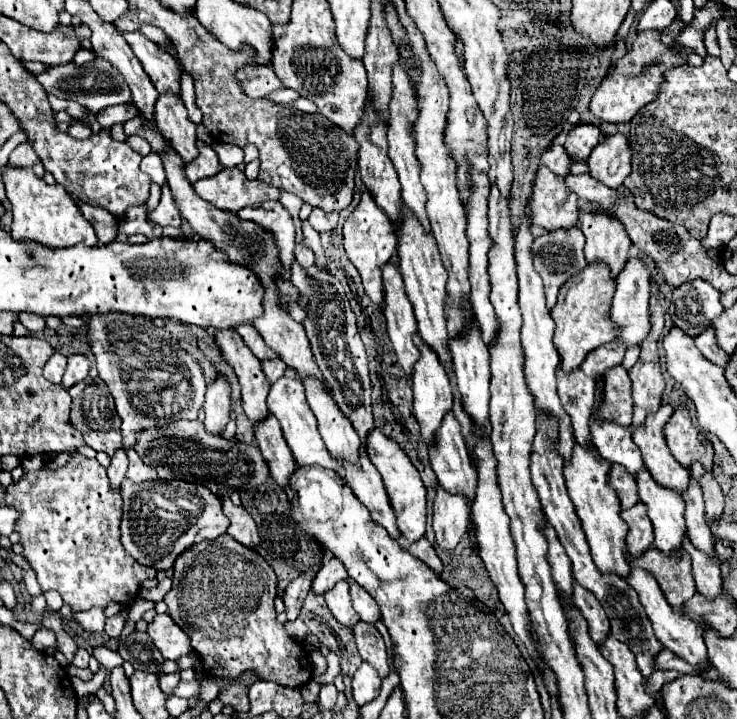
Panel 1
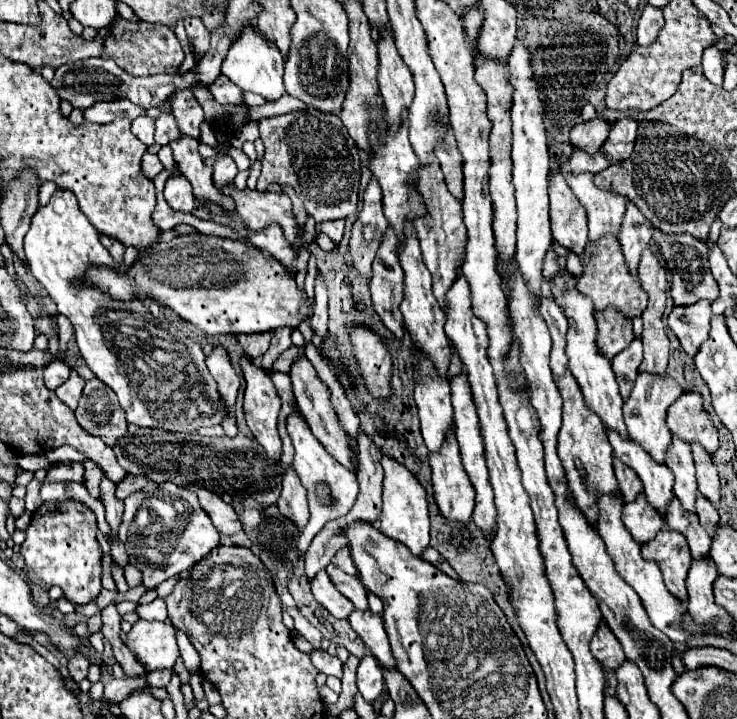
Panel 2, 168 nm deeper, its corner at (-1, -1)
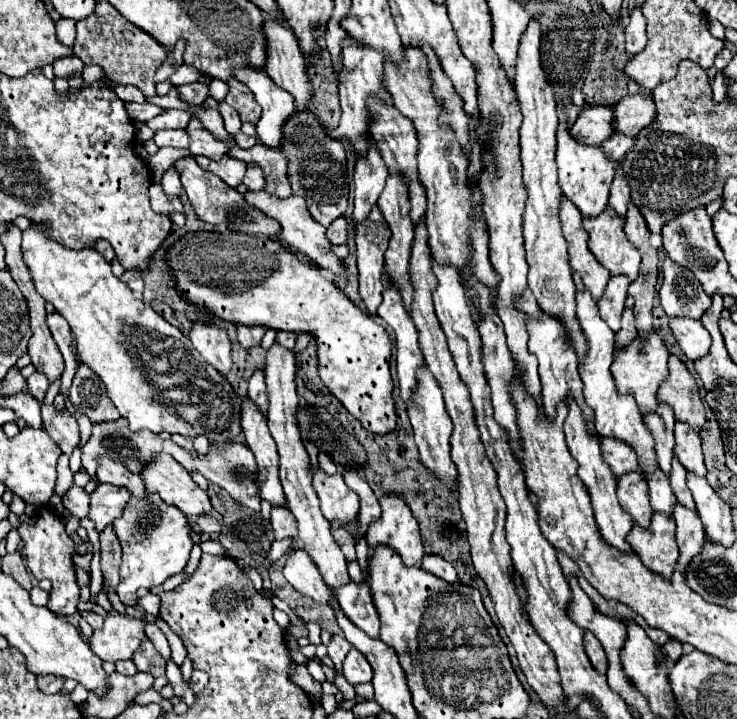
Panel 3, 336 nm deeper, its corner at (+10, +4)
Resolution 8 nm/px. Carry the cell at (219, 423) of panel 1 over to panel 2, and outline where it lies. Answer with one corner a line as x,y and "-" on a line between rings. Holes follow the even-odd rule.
214,345
212,353
206,357
206,365
218,383
218,391
224,403
228,403
228,407
234,407
236,393
240,389
240,377
232,367
228,351
222,345

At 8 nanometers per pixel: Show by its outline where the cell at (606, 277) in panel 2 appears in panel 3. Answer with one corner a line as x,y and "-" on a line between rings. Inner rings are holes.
611,208
599,214
599,218
583,218
583,228
589,234
589,250
603,264
611,276
625,274
631,282
637,280
641,256
637,248
627,240
621,218

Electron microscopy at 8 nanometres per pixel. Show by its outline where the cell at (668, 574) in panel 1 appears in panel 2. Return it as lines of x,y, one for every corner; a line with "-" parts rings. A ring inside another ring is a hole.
672,529
660,531
652,541
642,545
642,557
658,563
664,583
674,597
678,597
680,601
688,599
684,579
688,575
692,557
684,535

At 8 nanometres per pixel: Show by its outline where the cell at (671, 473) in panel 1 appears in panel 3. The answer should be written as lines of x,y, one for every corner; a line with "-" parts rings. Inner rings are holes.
653,332
645,342
635,338
631,346
627,346
621,352
615,352
613,356
615,356
615,360
613,360
613,366
611,366
611,374
613,374
613,380
615,380
617,392
619,394
631,394
635,398
641,414
649,414
649,410
655,410
657,408
655,394
657,394
661,382
669,376
669,372
667,372
669,352
667,352
663,340

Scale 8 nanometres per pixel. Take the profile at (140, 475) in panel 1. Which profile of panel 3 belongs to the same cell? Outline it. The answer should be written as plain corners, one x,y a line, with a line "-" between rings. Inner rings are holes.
99,484
91,494
91,510
89,518
95,522
97,532
101,532
107,524
111,524
123,512
129,502
129,492
125,488
113,484

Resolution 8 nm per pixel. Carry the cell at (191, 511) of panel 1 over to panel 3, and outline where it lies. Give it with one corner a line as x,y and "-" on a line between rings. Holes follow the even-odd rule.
145,494
145,498
129,498
129,506
125,506
123,514
113,522
113,530
123,548
123,562
121,562
121,584
117,594
123,604
135,606
137,590
139,588
153,588
161,586
169,576
181,572
193,548
191,540
191,524
181,510
161,502
157,494

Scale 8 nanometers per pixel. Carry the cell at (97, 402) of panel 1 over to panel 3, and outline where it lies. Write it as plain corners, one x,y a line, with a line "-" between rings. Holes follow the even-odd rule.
81,364
75,372
69,400
77,408
77,412
85,414
93,424
119,420
119,412
107,396
101,378
85,364

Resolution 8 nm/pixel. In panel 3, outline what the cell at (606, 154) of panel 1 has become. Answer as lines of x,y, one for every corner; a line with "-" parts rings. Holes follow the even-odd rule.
631,94
625,96
619,104
613,106
615,118
613,128
617,134
635,136
641,128
645,128
655,116
655,104
651,94

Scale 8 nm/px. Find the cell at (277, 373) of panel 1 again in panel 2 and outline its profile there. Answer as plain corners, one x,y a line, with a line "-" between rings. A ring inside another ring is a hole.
290,347
290,349
286,349
280,357
278,357
278,361
274,363
274,371
280,371
280,373
290,373
290,367
292,367
292,363
296,361
296,357
302,357
304,355
304,347

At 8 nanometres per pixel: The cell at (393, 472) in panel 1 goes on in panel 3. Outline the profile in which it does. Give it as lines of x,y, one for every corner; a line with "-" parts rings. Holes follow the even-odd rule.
385,494
379,498
381,518
373,520
367,530
367,544
391,546
405,566
417,566
425,556
419,524
401,494

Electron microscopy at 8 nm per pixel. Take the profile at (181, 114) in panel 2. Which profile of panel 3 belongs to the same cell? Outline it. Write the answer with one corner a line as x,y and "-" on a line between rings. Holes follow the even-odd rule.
191,116
189,124
187,124
187,134
191,138
191,144
189,144
189,150
193,156
197,154
203,154
203,156
209,156
213,160
219,160
223,154
227,154
227,142
221,142
221,140
215,140
205,128
203,124
199,122
199,118

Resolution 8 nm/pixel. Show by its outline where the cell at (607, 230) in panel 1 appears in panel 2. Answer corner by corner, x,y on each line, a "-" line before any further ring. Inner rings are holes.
570,173
566,175
566,181
586,207
590,241
596,241
602,235
618,235
626,211
626,197
616,191
596,187
594,173

